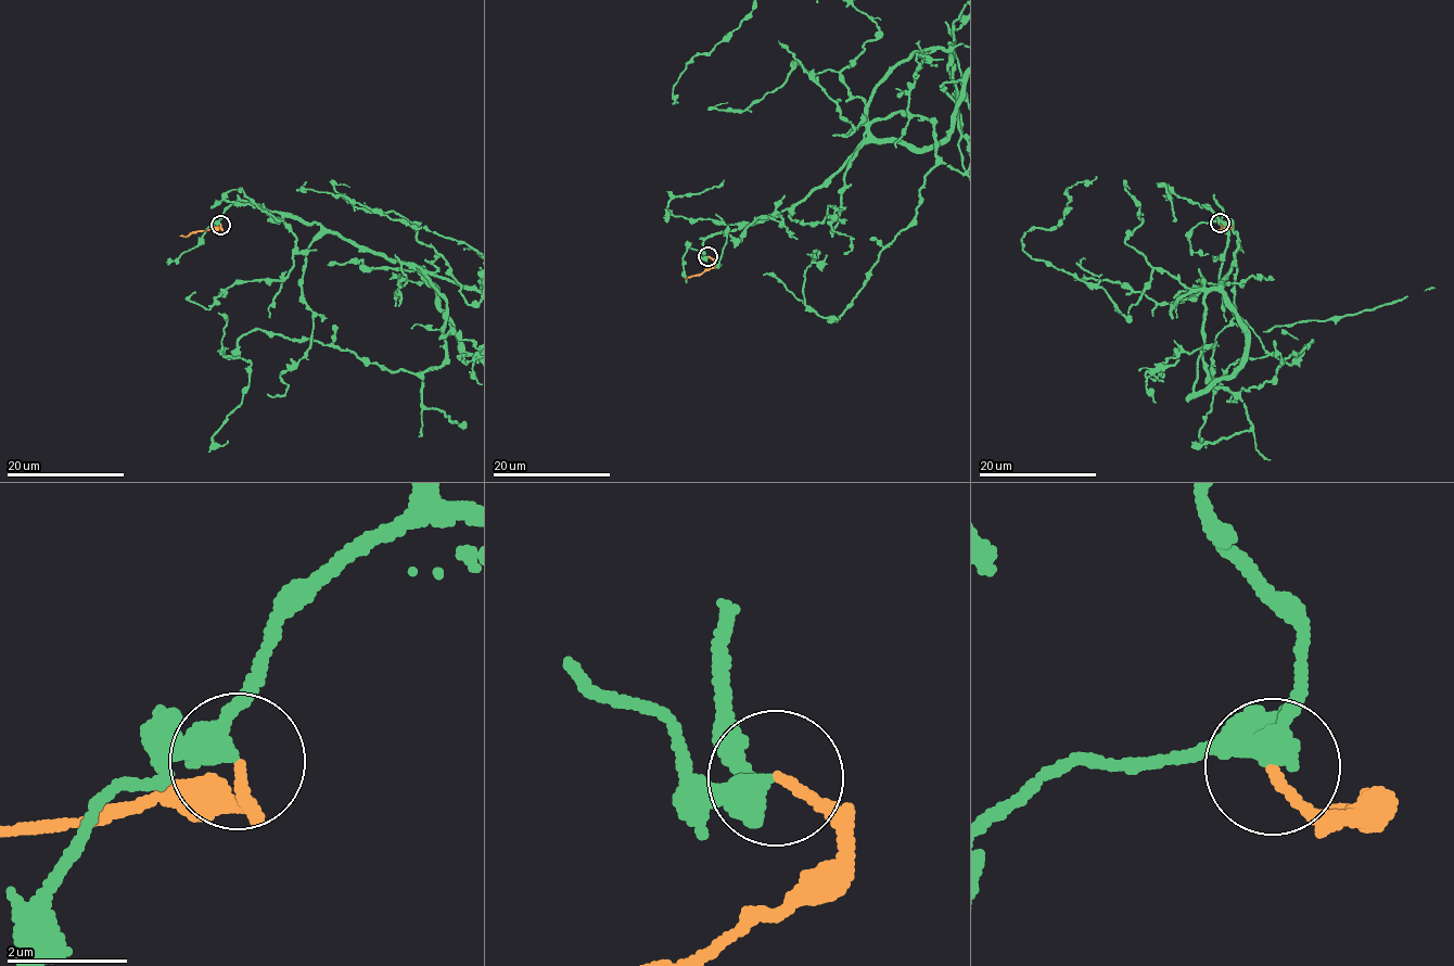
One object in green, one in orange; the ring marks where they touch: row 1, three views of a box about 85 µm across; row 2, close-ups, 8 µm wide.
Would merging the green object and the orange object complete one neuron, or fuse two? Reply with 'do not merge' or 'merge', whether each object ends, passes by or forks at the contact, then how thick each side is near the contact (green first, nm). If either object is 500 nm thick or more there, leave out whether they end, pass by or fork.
merge | green passes by | orange ends | 360/150 nm

